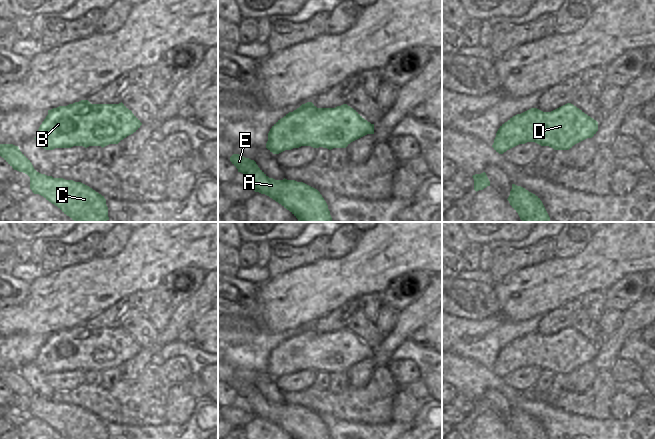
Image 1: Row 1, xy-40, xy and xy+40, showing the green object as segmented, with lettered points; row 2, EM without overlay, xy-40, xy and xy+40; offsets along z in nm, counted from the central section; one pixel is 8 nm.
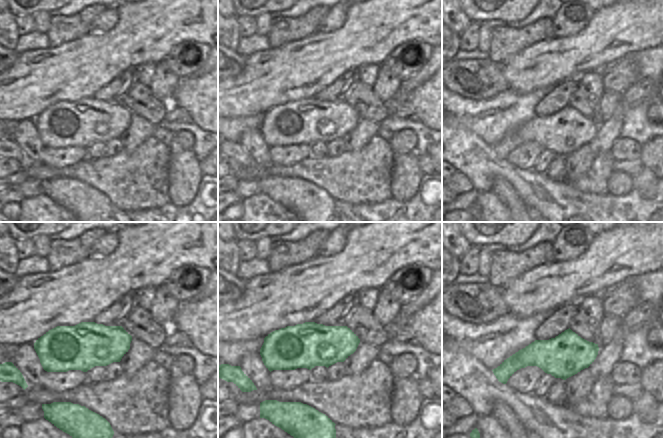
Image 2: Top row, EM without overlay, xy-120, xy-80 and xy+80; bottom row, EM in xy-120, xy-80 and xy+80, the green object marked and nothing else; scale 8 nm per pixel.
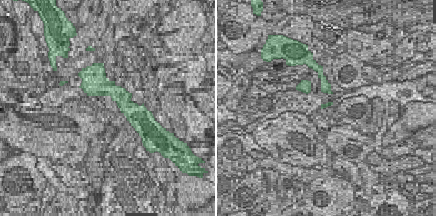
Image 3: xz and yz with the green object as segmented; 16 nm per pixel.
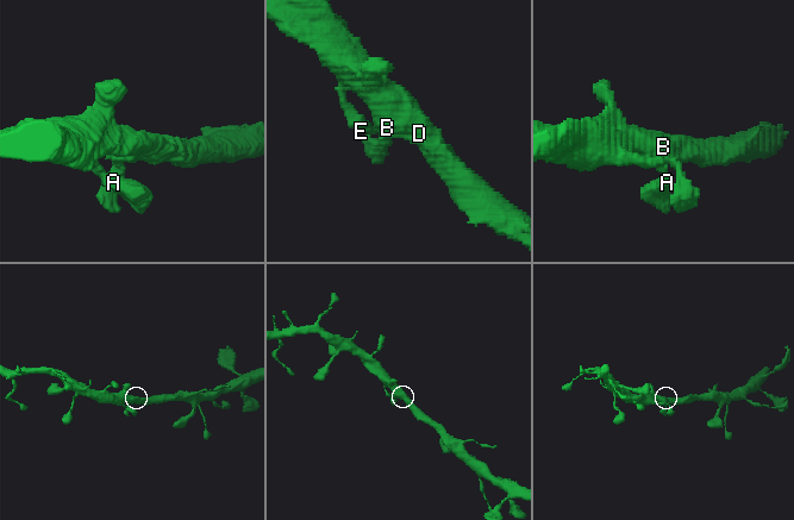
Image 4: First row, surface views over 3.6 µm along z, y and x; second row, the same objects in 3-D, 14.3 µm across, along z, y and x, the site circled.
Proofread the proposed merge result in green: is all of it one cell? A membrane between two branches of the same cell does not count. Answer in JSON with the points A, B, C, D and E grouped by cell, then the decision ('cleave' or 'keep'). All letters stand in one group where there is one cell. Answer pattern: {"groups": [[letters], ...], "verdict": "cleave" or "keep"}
{"groups": [["A", "B", "C", "D", "E"]], "verdict": "keep"}

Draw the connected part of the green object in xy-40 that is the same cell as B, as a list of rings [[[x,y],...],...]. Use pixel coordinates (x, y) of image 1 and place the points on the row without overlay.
[[[81,324],[48,334],[34,362],[45,374],[118,368],[142,347],[122,326],[91,328]]]

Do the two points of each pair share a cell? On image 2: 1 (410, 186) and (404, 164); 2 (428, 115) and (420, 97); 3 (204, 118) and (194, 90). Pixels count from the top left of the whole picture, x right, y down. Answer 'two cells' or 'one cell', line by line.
1: one cell
2: one cell
3: one cell

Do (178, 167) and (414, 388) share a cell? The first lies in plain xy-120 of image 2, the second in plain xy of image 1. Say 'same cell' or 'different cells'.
different cells

